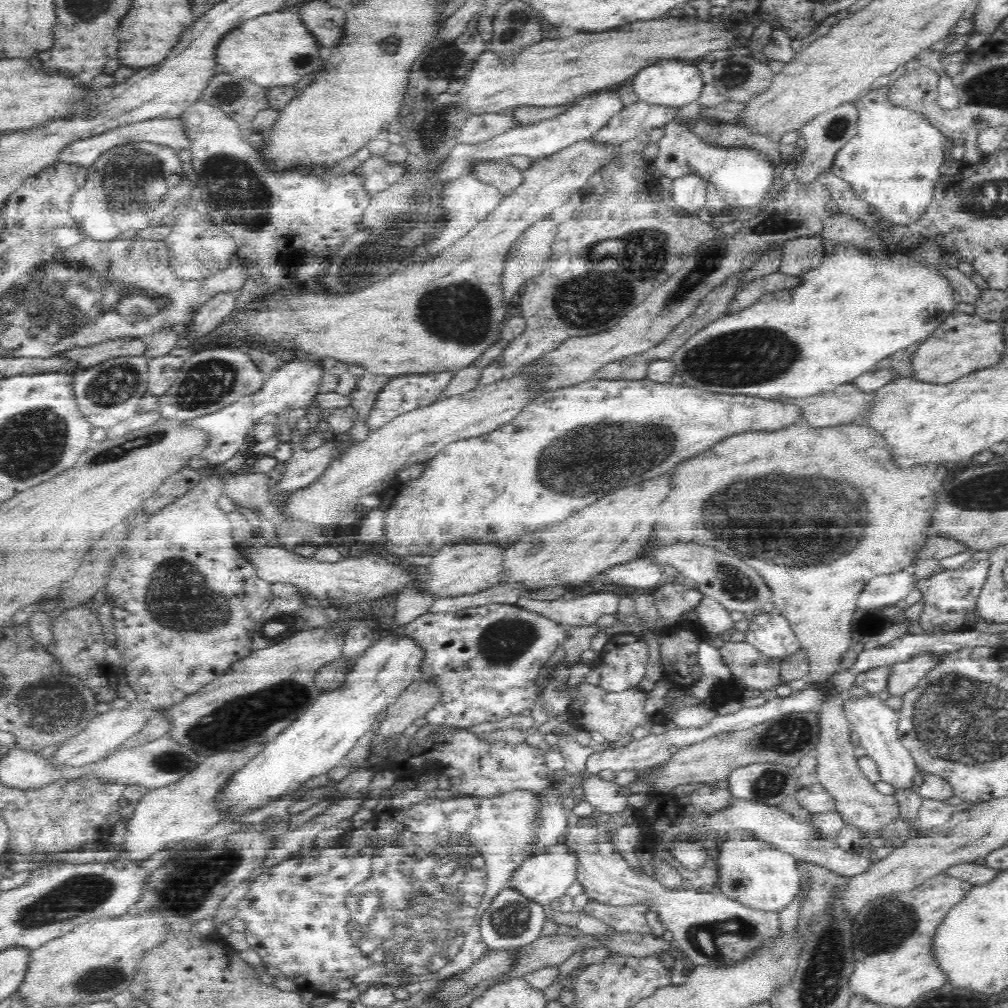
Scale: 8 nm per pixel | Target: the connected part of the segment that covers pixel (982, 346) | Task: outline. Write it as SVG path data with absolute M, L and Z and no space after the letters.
M953 310L930 332L911 356L913 376L918 380L948 384L961 376L1004 360L1007 355L1005 323L988 320L976 313Z

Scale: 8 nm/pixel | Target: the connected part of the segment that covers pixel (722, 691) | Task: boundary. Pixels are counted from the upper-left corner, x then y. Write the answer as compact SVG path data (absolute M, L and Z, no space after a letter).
M742 638L730 642L726 642L722 648L719 649L722 662L730 669L731 678L727 682L717 684L710 697L719 701L729 699L740 699L741 691L739 686L746 686L746 689L773 689L776 684L780 685L782 682L781 660L778 657L768 657L762 653L758 648L752 647L752 644L747 643Z

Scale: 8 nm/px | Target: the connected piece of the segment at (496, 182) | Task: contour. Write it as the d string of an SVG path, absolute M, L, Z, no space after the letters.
M505 160L469 161L468 175L484 185L494 186L504 194L516 188L521 181L521 172Z

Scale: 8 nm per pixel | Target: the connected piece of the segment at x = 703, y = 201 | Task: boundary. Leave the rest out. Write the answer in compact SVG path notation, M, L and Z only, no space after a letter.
M687 175L669 181L672 196L678 206L686 210L700 211L711 201L706 194L707 181L699 175Z

